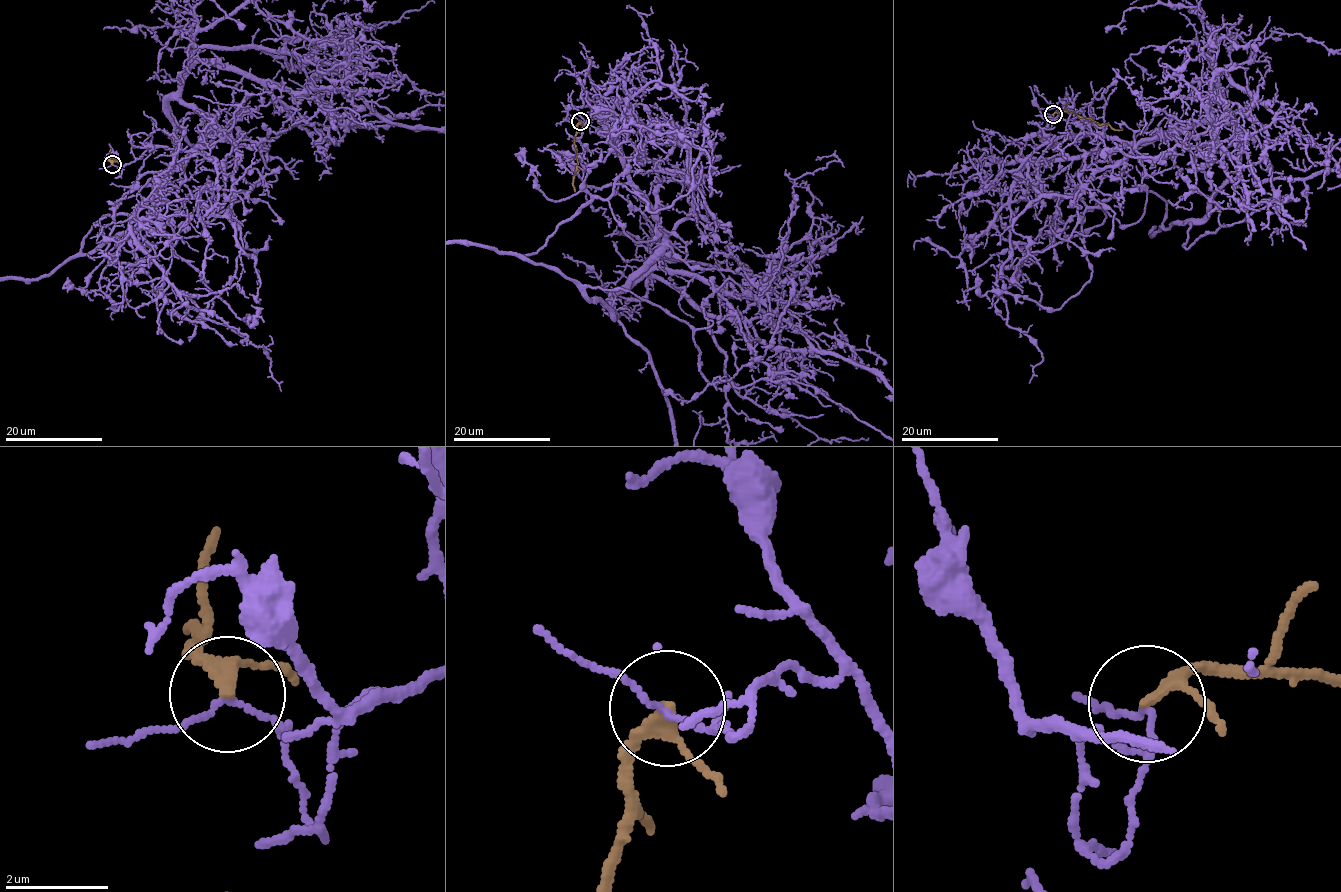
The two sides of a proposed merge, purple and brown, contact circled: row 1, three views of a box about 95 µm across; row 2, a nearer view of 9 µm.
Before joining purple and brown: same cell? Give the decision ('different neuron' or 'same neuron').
different neuron

